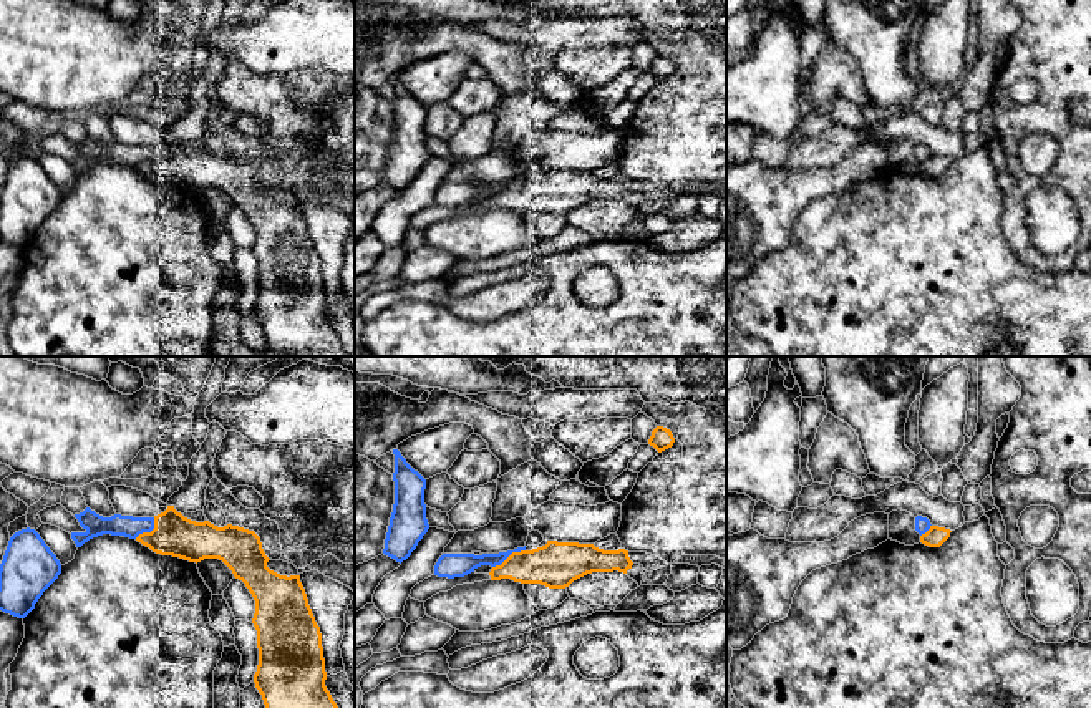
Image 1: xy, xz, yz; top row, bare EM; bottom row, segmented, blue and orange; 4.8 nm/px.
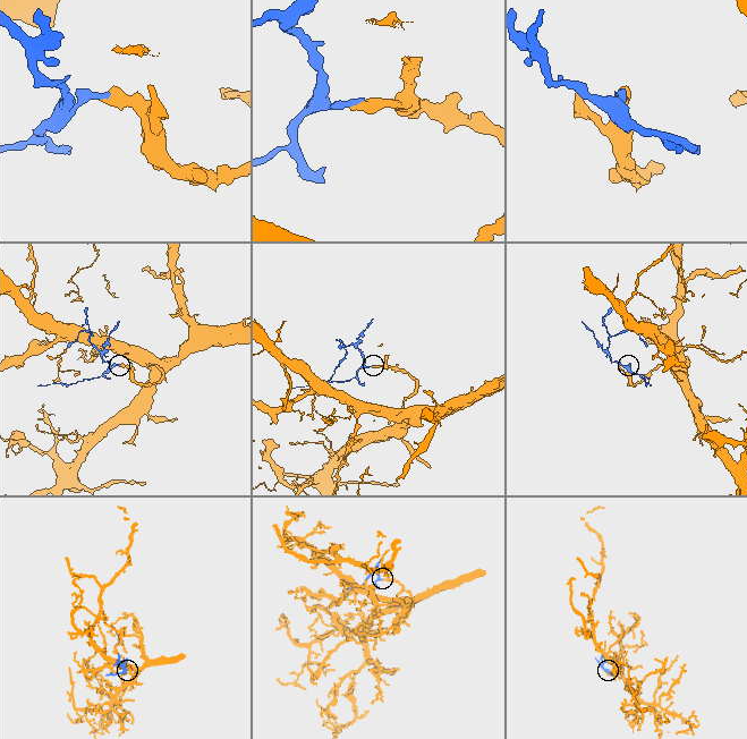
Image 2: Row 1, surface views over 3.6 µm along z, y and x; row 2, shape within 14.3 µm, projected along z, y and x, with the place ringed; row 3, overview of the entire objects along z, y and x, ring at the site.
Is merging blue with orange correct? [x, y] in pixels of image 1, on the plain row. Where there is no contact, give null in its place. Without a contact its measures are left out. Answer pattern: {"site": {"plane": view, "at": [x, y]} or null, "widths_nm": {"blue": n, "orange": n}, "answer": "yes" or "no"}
{"site": {"plane": "xz", "at": [508, 184]}, "widths_nm": {"blue": 110, "orange": 220}, "answer": "no"}

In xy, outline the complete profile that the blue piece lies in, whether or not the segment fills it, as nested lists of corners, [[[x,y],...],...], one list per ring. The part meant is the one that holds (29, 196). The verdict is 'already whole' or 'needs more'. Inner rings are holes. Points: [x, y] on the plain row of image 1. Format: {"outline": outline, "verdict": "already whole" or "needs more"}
{"outline": [[[35,158],[15,161],[0,192],[0,239],[25,247],[60,202],[60,189]]], "verdict": "already whole"}

